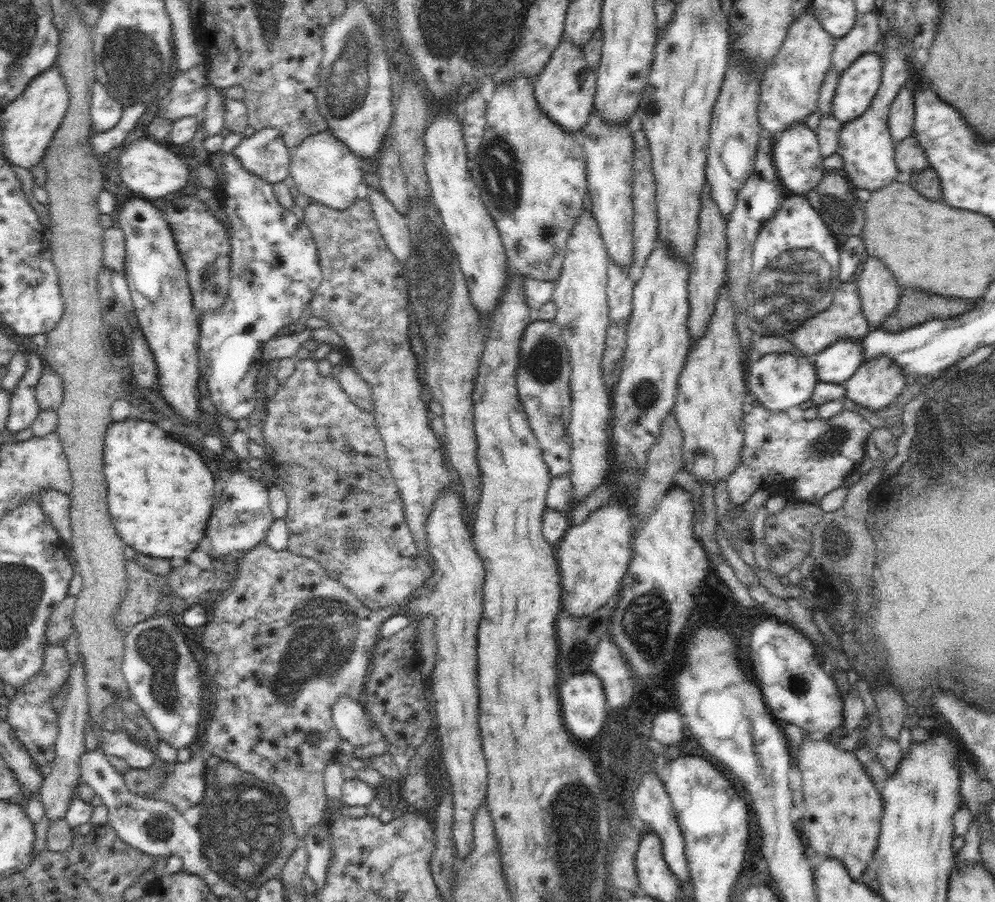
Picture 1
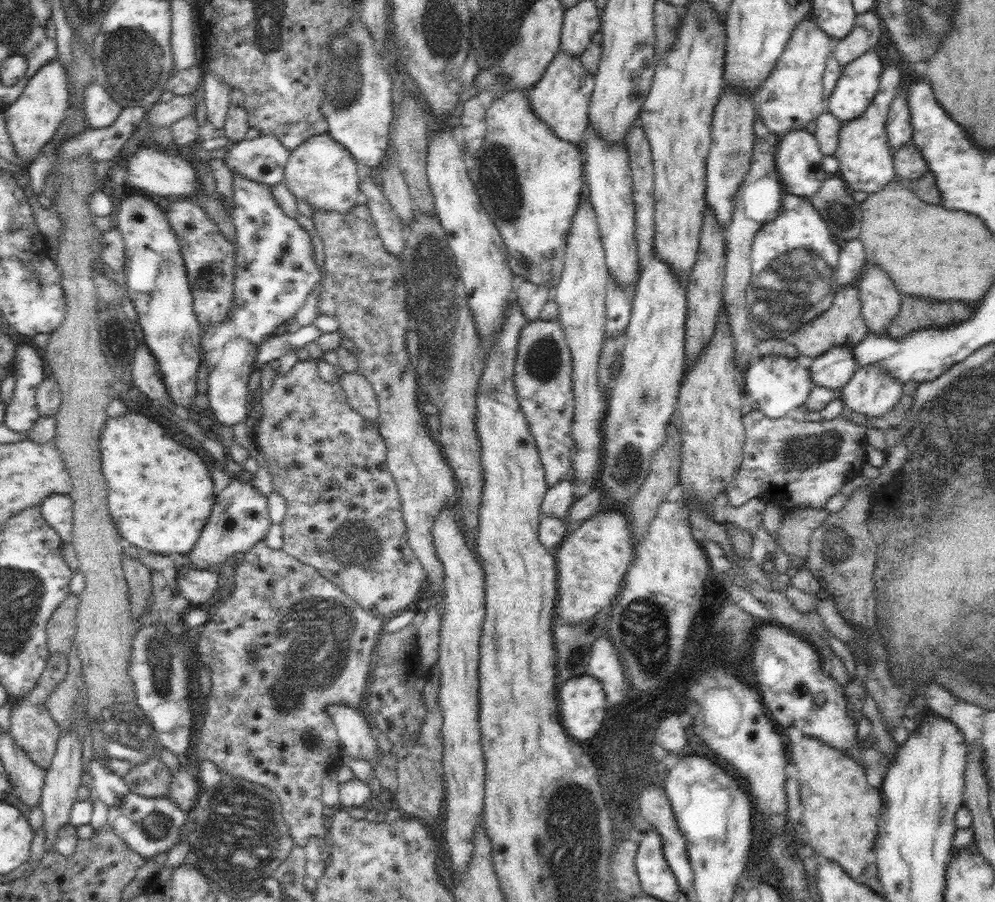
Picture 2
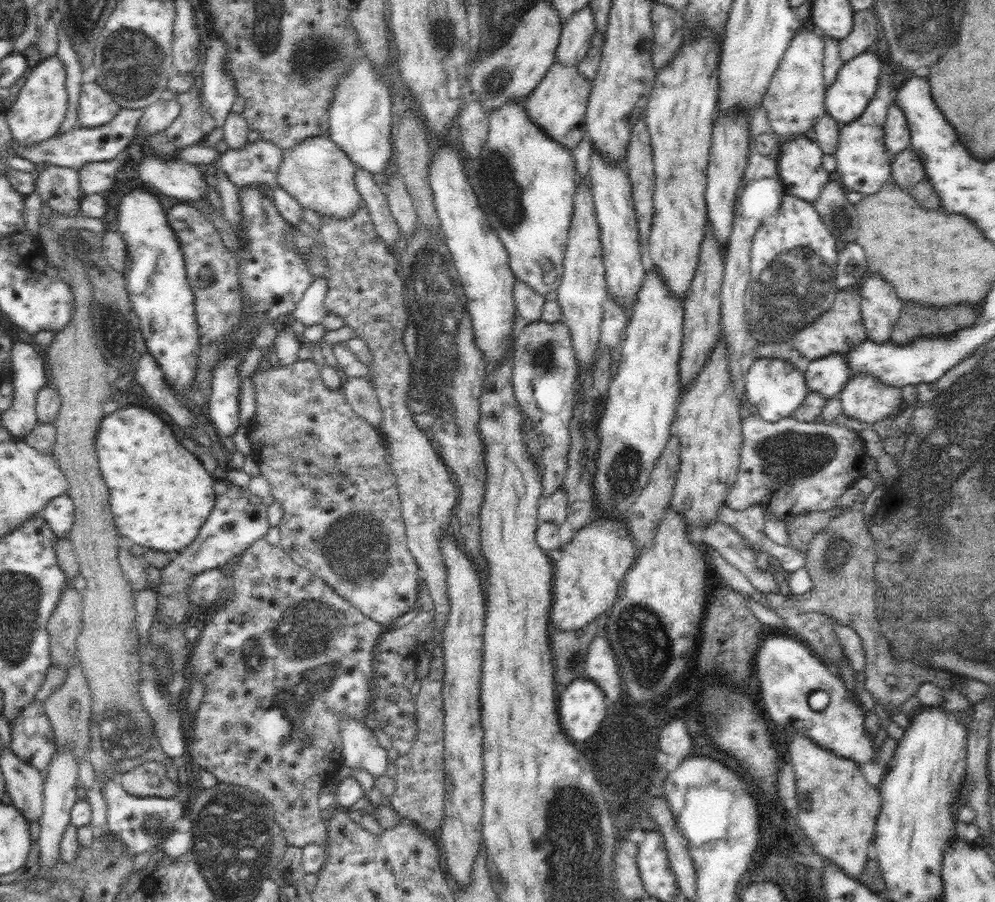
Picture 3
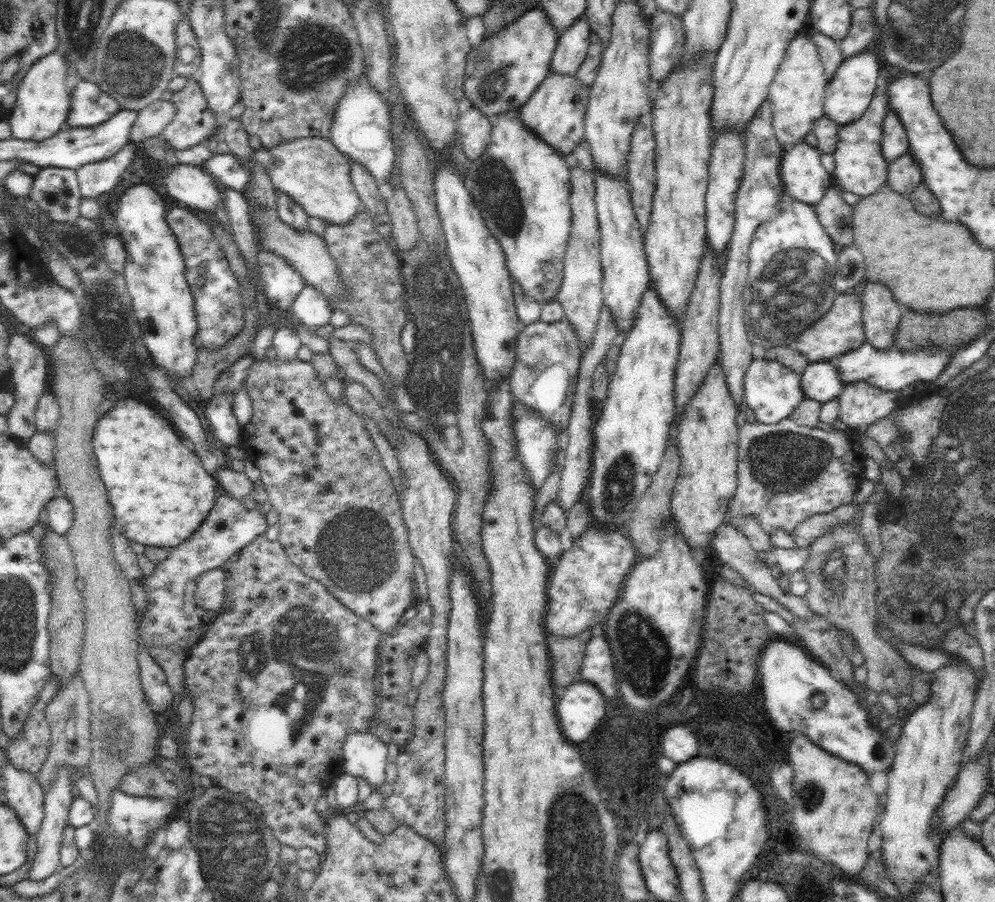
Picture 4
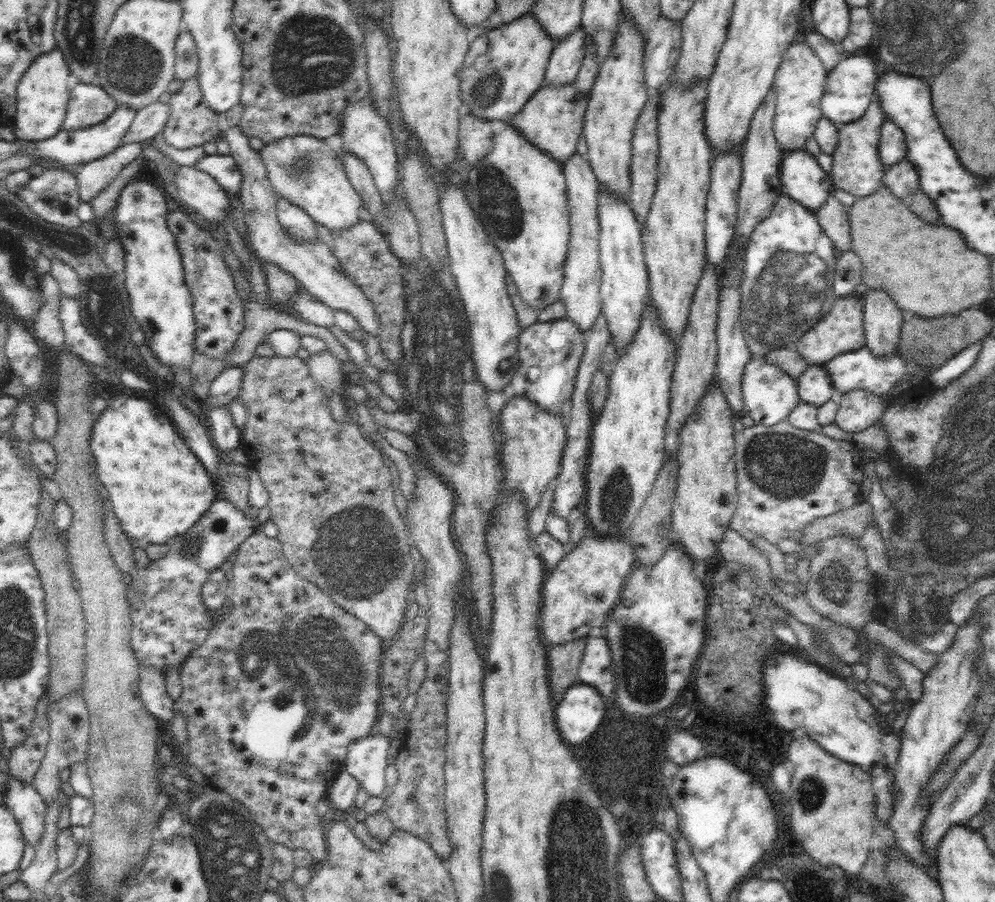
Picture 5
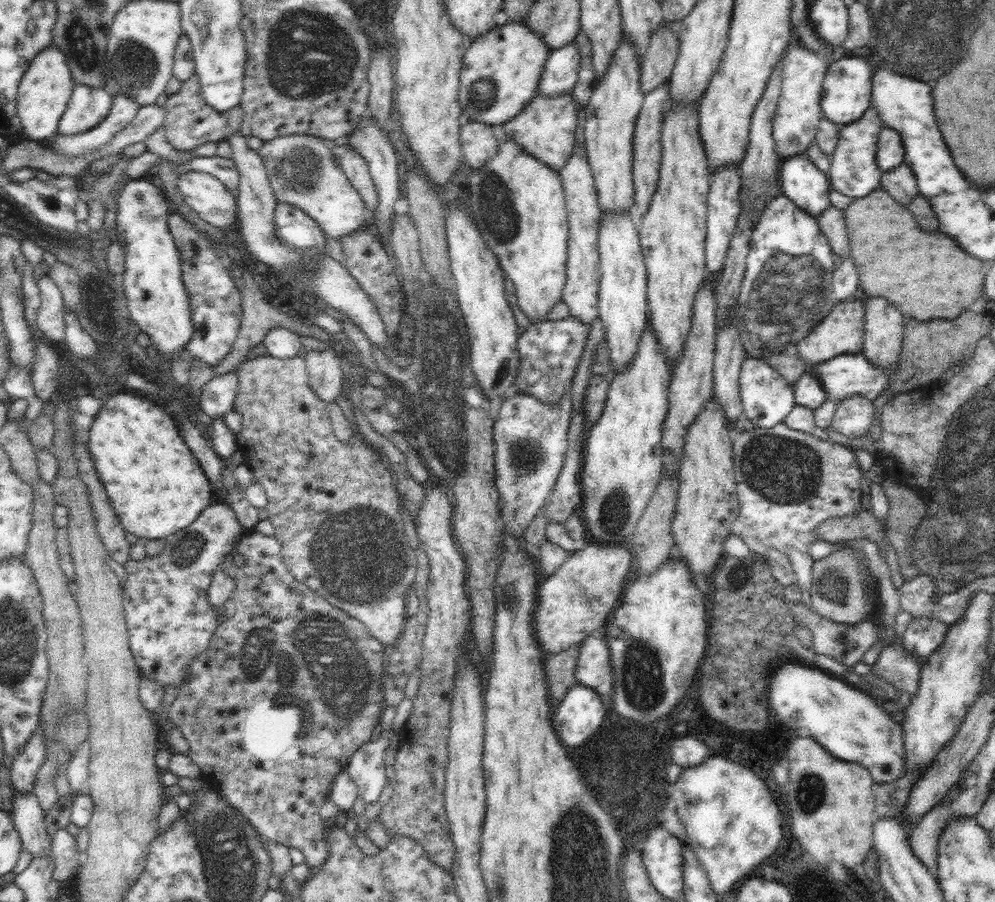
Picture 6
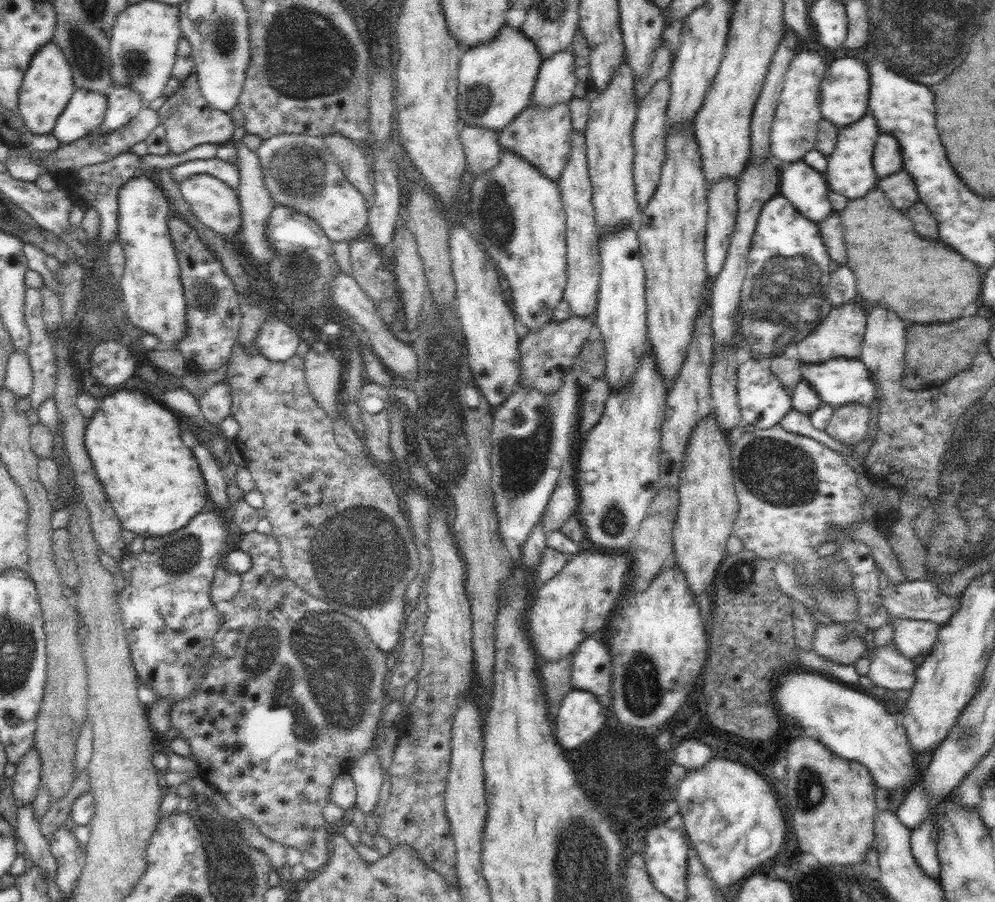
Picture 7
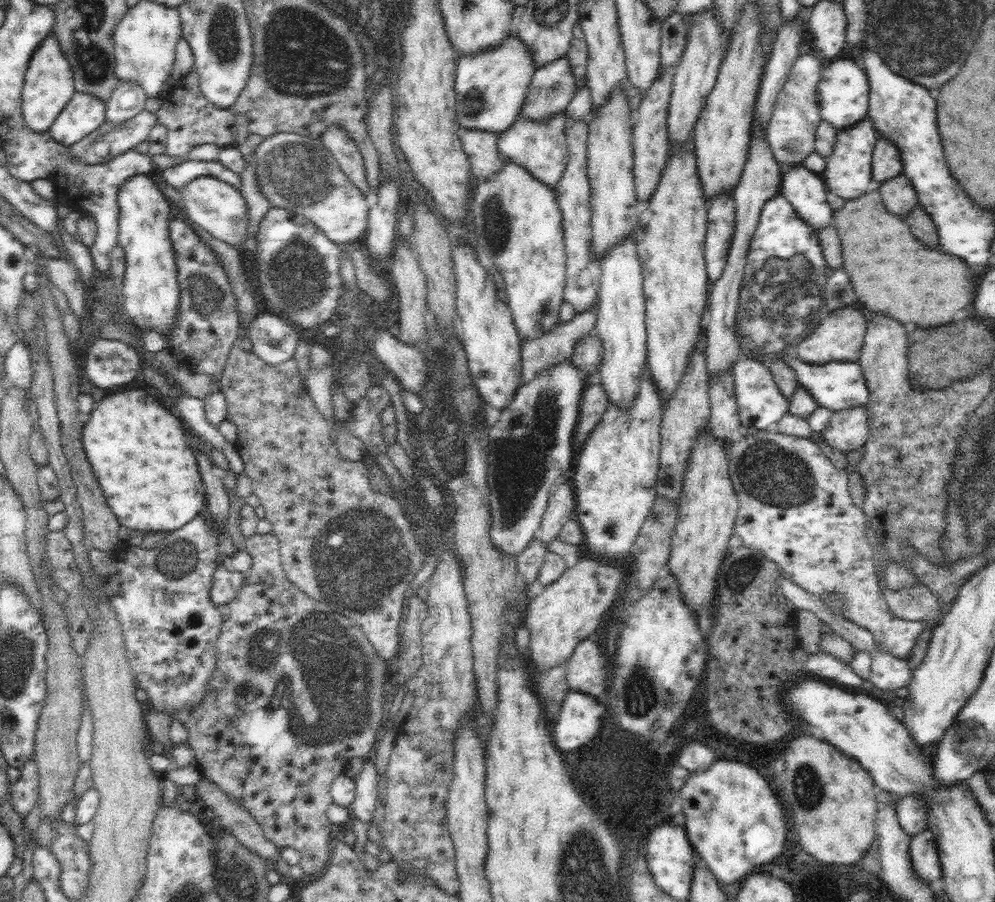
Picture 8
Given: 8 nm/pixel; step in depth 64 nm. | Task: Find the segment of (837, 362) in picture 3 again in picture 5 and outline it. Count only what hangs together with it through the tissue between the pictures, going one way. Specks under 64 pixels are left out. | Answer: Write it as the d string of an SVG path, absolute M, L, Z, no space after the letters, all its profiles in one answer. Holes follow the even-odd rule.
M824 363L808 365L797 380L797 391L800 401L812 406L823 406L828 400L836 397L831 378Z

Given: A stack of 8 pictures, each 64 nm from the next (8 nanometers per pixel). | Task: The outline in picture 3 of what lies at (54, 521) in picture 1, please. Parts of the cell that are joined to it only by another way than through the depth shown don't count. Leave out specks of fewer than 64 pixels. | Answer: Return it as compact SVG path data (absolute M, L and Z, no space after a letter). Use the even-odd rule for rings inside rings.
M67 493L55 496L46 508L40 512L45 518L46 524L60 538L68 537L74 522L75 506L73 500Z

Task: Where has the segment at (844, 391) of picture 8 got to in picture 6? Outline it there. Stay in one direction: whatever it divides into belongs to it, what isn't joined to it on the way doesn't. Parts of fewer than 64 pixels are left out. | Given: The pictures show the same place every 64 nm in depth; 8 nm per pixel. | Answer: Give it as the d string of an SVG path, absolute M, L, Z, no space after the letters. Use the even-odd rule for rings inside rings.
M862 352L834 356L830 360L810 366L810 369L813 369L825 388L826 399L834 400L834 402L844 401L848 397L858 395L874 401L880 395L880 392L888 388L889 377L897 371L896 366L893 366L893 368L876 368Z

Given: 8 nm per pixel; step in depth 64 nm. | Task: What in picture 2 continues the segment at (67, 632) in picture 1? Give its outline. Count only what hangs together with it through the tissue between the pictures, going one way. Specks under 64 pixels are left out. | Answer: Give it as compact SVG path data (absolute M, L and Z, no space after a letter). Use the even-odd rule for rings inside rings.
M69 593L53 612L47 626L48 646L51 652L59 652L67 657L77 631L76 617L79 595Z

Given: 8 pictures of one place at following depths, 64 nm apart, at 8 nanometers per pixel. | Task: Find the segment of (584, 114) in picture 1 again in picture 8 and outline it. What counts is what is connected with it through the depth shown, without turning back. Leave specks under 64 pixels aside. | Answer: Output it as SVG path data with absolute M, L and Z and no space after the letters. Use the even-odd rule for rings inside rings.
M557 112L547 122L535 122L520 115L508 130L498 134L497 147L501 158L523 166L534 178L555 189L570 158L565 135L567 118L565 112Z

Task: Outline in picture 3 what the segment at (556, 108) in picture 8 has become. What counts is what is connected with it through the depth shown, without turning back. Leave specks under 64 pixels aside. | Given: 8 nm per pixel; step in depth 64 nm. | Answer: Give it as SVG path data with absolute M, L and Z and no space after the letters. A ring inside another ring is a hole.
M589 6L575 12L562 24L561 37L556 51L557 62L564 66L577 66L587 55L591 38L597 31L594 15Z

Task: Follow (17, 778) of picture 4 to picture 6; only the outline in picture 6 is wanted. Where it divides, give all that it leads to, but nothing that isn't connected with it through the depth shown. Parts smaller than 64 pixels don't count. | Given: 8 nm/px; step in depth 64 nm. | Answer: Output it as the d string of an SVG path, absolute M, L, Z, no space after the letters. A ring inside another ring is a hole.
M14 790L14 796L11 816L22 846L33 858L51 856L51 836L46 831L45 812L36 795Z

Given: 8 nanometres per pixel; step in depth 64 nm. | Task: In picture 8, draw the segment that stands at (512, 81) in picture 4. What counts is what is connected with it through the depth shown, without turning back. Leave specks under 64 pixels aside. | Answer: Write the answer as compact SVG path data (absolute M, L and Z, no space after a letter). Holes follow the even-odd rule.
M509 36L503 44L478 54L458 56L455 76L456 118L459 126L501 133L510 128L520 115L528 87L536 72L528 47L518 37Z

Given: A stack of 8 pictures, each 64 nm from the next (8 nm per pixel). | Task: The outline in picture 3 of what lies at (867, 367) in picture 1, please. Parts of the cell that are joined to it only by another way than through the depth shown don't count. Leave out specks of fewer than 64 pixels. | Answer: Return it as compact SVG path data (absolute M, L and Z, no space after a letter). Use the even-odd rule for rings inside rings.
M852 374L838 396L848 418L874 425L886 419L903 402L901 390L886 386L873 374Z

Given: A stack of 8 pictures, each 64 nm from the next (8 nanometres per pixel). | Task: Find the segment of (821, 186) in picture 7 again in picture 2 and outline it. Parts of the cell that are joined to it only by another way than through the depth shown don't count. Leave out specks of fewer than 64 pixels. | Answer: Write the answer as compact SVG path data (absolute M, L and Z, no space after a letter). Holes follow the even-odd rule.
M796 128L777 138L779 146L776 151L776 166L779 177L785 186L786 192L806 197L814 196L823 185L823 180L830 176L822 168L823 152L817 138L804 128Z

